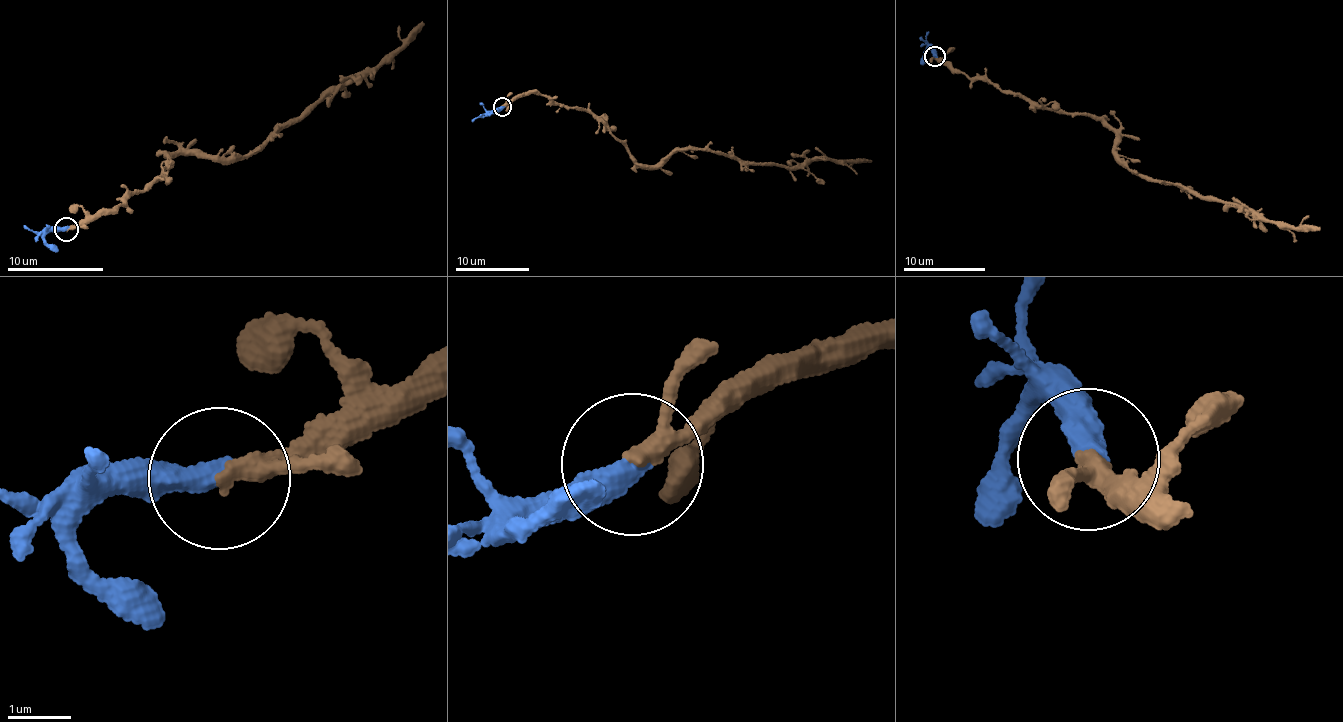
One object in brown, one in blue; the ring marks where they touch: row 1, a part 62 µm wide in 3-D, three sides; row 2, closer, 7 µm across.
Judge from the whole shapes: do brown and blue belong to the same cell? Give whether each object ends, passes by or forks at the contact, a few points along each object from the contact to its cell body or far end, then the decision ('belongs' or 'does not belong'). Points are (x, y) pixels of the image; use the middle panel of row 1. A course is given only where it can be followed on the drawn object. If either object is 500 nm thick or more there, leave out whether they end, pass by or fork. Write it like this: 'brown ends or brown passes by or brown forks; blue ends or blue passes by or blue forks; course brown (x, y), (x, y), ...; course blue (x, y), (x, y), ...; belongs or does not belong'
brown passes by; blue ends; course brown (502, 106), (538, 91), (581, 107), (629, 155), (652, 166), (707, 147), (787, 167), (827, 156), (871, 160); course blue (502, 106), (472, 121); belongs

